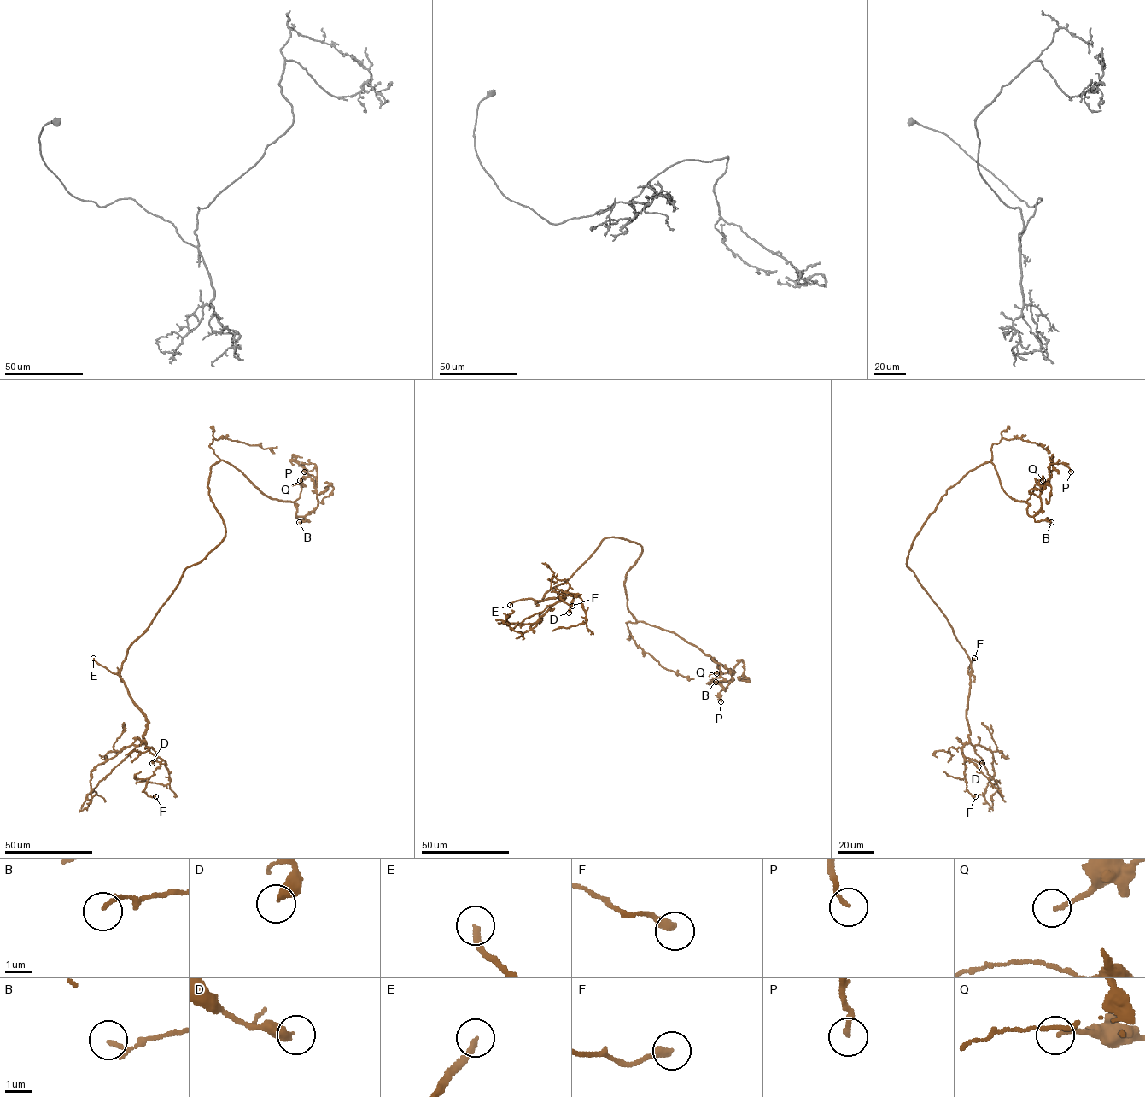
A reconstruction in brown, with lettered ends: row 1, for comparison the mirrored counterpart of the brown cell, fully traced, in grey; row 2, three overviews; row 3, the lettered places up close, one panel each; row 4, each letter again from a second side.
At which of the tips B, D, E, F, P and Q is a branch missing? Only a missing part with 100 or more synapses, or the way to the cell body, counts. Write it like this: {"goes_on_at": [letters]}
{"goes_on_at": ["E"]}

